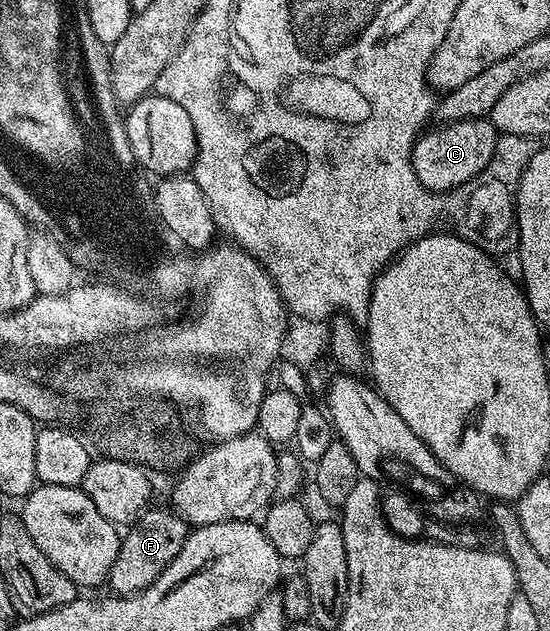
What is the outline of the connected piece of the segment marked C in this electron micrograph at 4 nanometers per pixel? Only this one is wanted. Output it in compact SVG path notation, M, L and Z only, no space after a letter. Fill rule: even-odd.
M490 119L456 120L444 123L443 128L424 131L411 150L411 165L421 182L431 192L448 192L472 180L497 155L497 133Z

